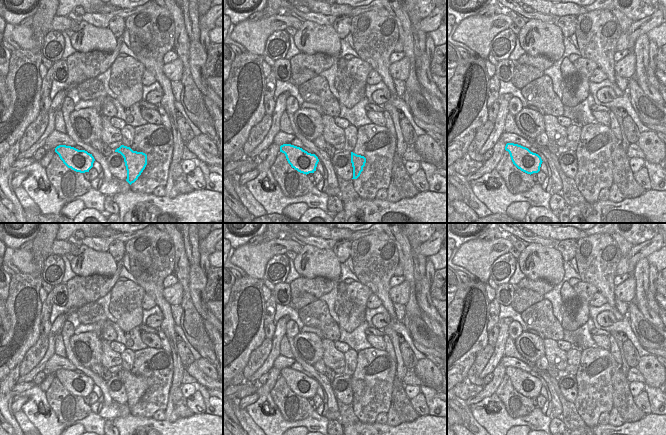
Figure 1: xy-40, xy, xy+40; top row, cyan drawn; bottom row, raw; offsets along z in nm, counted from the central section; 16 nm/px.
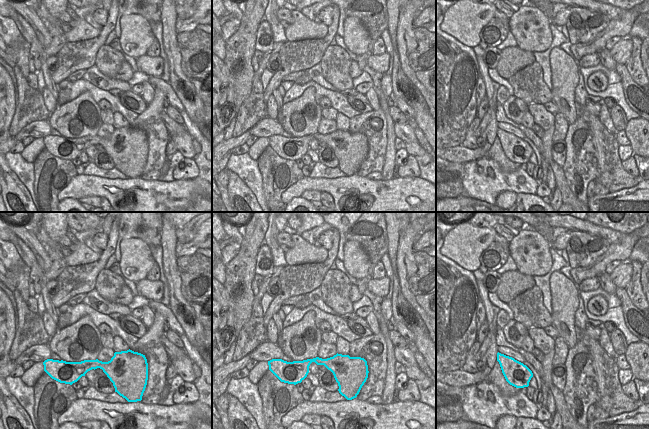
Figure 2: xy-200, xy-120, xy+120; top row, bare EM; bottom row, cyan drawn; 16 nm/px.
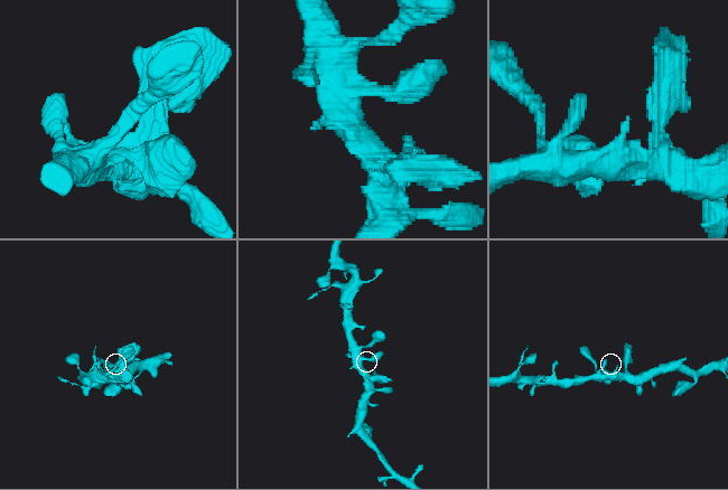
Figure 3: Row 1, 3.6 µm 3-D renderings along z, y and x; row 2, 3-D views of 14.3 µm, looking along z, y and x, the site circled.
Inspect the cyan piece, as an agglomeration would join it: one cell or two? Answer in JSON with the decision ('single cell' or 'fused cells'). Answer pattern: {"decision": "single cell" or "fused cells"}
{"decision": "single cell"}

